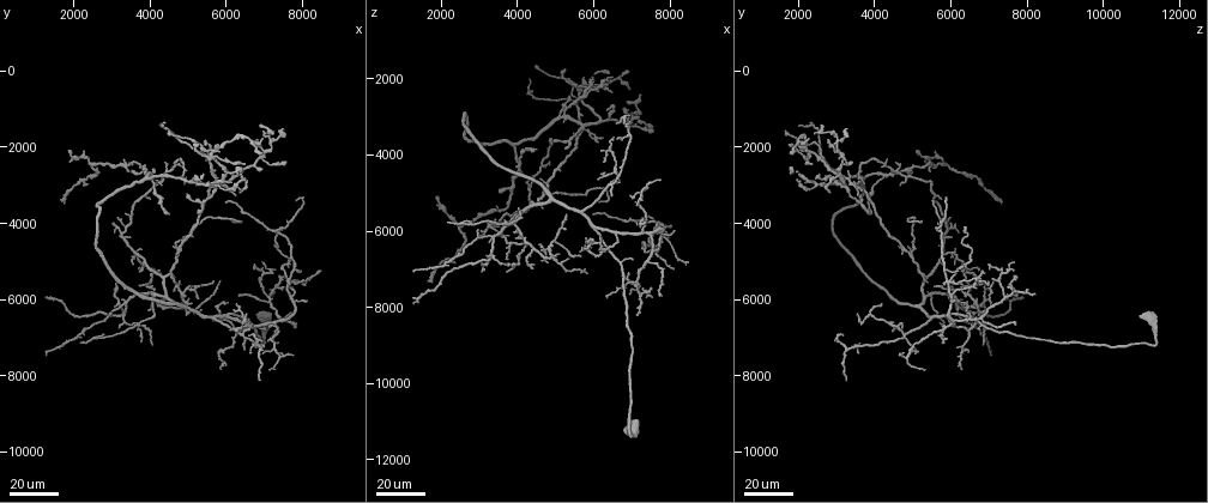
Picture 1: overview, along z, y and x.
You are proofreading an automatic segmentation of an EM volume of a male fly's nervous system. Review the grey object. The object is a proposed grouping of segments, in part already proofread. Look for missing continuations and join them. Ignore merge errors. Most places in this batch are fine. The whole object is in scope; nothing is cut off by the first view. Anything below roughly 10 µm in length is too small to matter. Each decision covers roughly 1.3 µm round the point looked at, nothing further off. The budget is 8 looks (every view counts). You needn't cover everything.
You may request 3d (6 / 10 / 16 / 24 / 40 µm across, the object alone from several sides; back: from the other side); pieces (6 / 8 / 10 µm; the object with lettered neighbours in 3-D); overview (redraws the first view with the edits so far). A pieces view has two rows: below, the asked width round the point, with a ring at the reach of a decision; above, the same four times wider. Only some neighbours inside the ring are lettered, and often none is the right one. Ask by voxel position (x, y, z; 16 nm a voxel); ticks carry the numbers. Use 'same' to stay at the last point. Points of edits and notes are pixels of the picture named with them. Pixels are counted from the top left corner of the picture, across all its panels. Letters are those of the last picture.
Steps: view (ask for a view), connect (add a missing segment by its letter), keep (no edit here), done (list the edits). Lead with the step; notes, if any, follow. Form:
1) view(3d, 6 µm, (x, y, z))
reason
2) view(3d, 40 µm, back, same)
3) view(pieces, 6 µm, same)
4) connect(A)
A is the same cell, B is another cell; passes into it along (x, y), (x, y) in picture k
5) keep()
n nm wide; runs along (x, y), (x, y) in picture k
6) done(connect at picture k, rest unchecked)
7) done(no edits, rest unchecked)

view(3d, 24 µm, (7800, 6700, 7700))
an open end

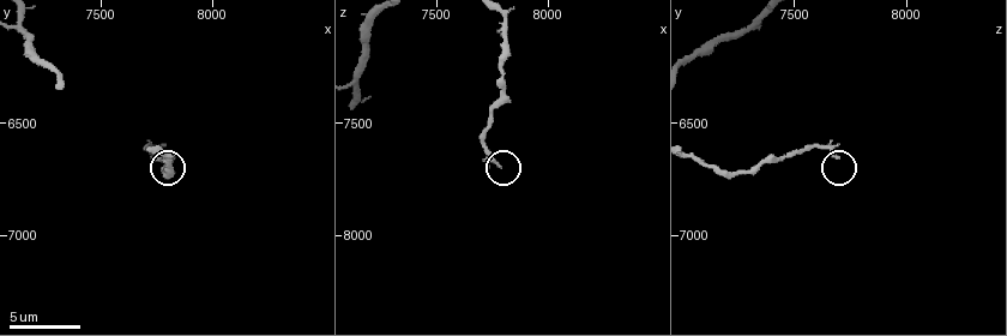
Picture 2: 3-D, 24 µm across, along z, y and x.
view(pieces, 6 µm, (7730, 6640, 7690))

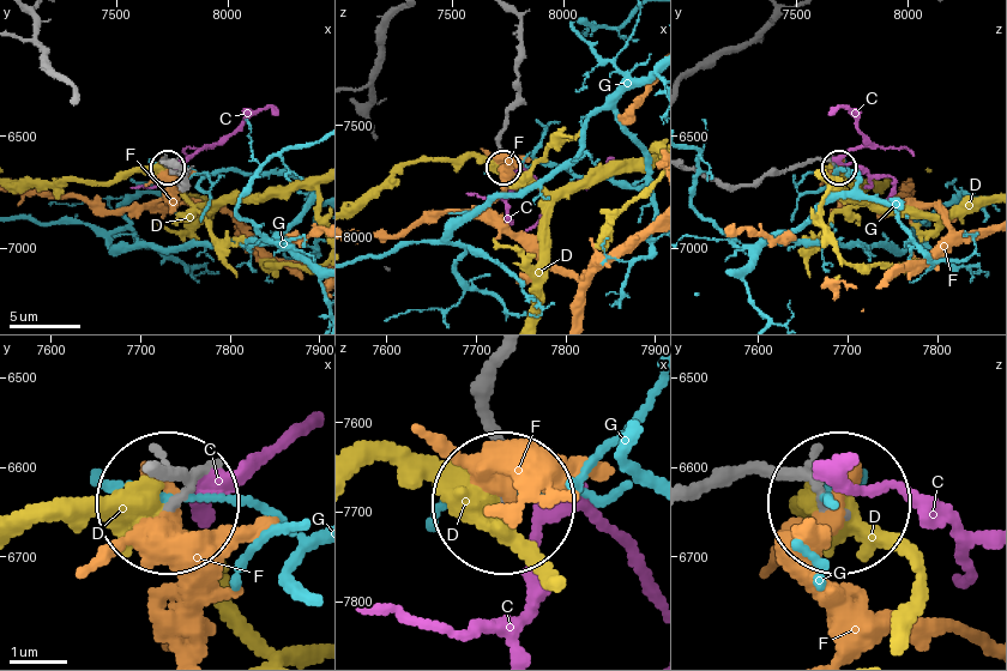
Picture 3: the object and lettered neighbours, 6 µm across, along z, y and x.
keep()
140 nm wide; C, D, F and G are other cells; runs along (506, 360), (482, 417), (501, 499) in picture 3; no lettered segment goes on from it

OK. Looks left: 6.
view(3d, 40 µm, (3500, 4350, 6000))
branch stops here

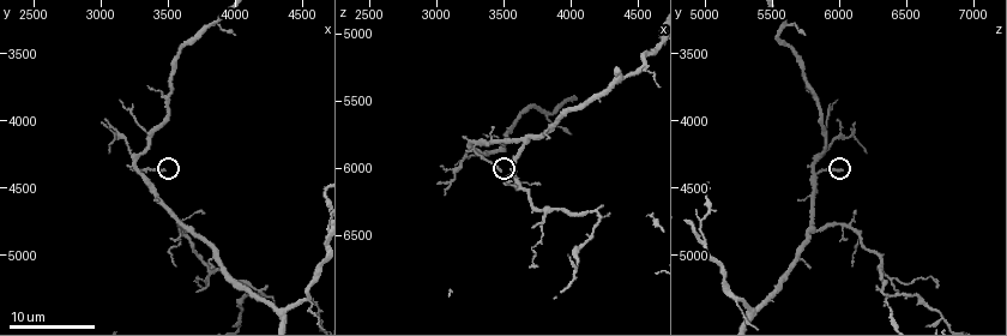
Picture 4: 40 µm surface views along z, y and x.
view(pieces, 8 µm, (3480, 4360, 6040))

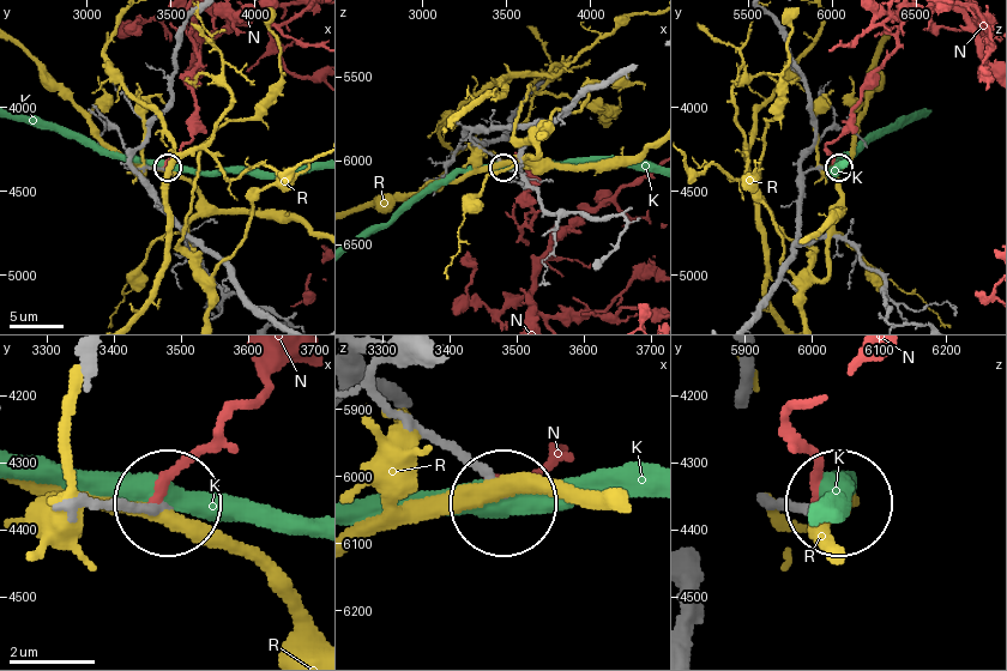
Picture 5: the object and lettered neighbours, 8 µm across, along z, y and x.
keep()
210 nm wide; K, N and R are other cells; runs along (83, 501), (166, 501) in picture 5; no lettered segment goes on from it

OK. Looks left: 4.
view(3d, 40 µm, (3950, 5600, 6050))
an open end

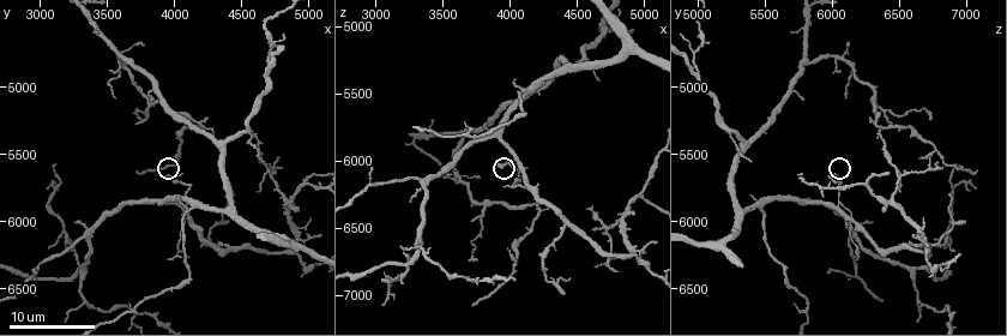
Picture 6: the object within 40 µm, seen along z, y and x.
view(pieces, 10 µm, (3900, 5640, 6000))
what lies round it

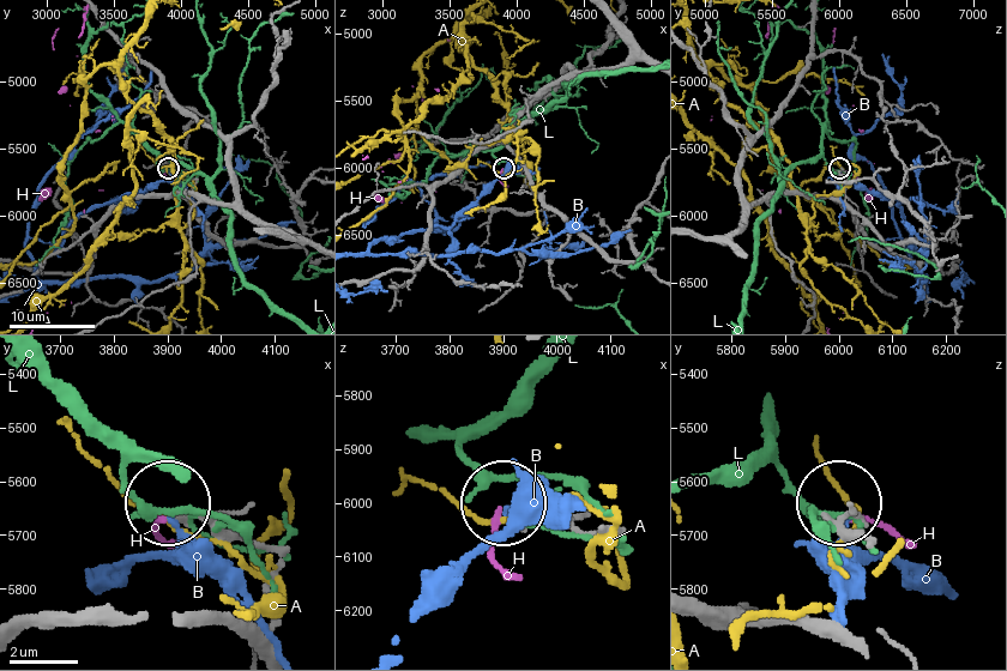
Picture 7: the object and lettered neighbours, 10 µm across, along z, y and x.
keep()
230 nm wide; A, B, H and L are other cells; none of them fits

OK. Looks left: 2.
view(3d, 6 µm, (4000, 3360, 5740))

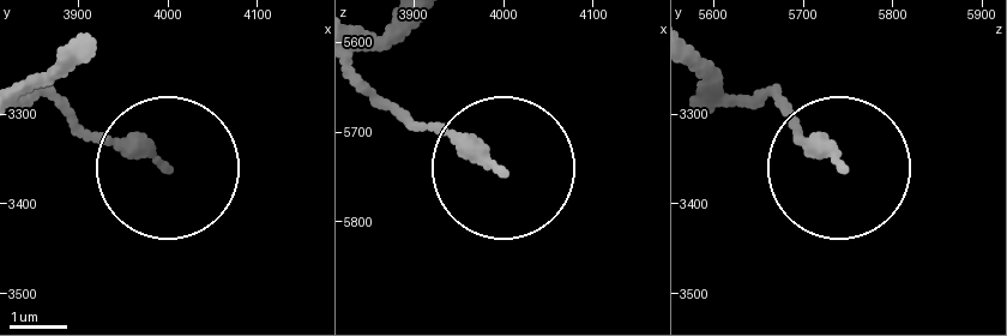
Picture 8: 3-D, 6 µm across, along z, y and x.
view(pieces, 8 µm, (3995, 3360, 5740))
what lies round it

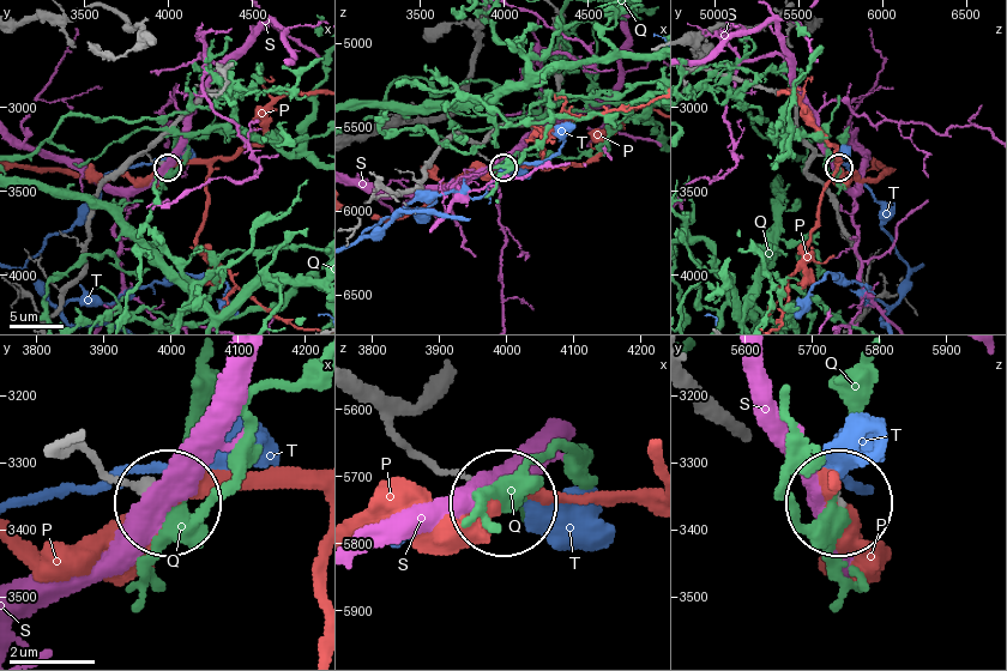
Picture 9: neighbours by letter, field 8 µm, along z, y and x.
keep()
170 nm wide; P, Q, S and T are other cells; runs along (79, 272), (95, 193), (138, 155), (167, 168) in picture 9; no lettered segment goes on from it

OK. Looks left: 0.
done(no edits, rest unchecked)

